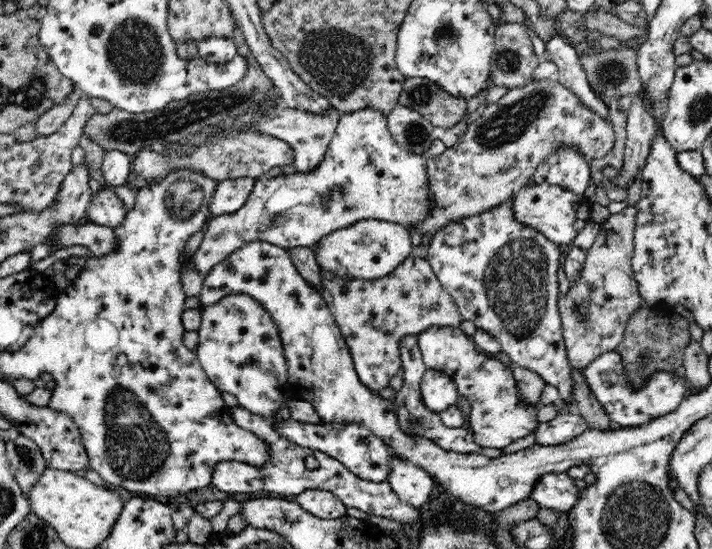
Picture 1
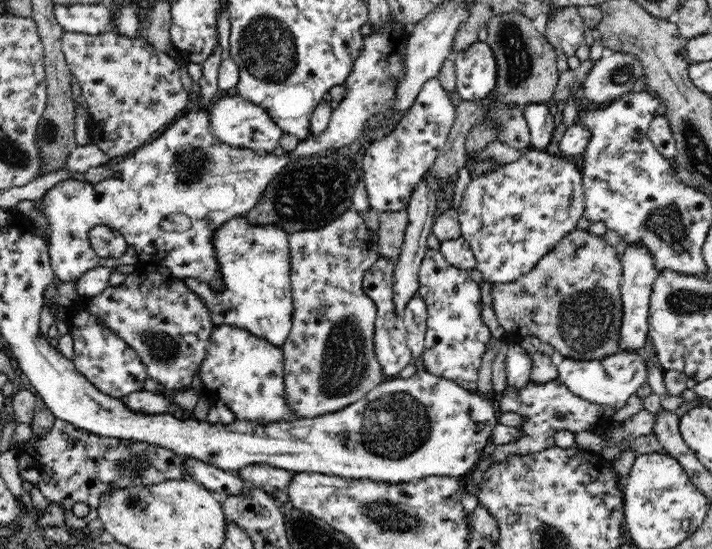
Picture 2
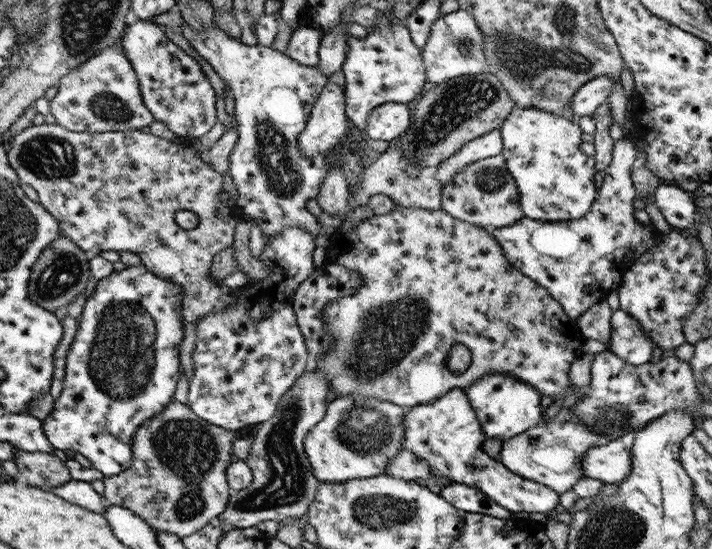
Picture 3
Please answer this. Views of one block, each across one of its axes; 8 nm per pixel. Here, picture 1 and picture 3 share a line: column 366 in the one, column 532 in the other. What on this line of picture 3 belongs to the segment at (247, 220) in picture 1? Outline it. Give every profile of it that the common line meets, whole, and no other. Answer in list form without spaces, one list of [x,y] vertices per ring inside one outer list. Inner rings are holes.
[[[513,107],[499,126],[501,155],[518,190],[522,216],[556,223],[580,219],[596,197],[594,159],[579,150],[581,130],[569,121],[537,109]]]

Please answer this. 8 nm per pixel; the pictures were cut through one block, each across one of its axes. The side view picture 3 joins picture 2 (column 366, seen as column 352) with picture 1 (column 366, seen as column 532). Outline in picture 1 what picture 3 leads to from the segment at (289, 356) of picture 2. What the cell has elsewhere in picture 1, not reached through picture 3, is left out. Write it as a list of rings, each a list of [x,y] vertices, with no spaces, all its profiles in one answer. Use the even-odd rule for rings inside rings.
[[[410,255],[400,266],[397,266],[385,277],[365,281],[362,279],[346,279],[334,276],[332,273],[321,271],[322,298],[327,302],[330,312],[336,319],[342,336],[348,345],[354,370],[362,385],[372,391],[386,388],[390,378],[400,370],[400,341],[406,334],[420,334],[430,326],[460,327],[463,321],[453,297],[446,293],[439,278],[435,275],[431,264],[424,257]]]

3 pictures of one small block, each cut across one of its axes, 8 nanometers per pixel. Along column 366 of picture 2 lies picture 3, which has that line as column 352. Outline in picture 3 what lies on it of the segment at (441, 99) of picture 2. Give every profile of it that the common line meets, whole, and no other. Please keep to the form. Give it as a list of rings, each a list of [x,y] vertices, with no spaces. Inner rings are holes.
[[[183,24],[178,30],[195,53],[207,61],[215,74],[225,81],[233,98],[237,144],[233,146],[233,150],[229,154],[228,175],[237,191],[237,198],[234,201],[236,210],[259,227],[261,234],[265,236],[264,240],[269,236],[280,234],[288,226],[299,227],[315,237],[320,232],[318,218],[313,216],[305,208],[305,205],[308,200],[316,198],[318,195],[320,186],[332,164],[336,164],[342,170],[344,182],[348,186],[348,194],[354,188],[354,184],[362,178],[364,171],[363,165],[353,150],[338,152],[336,149],[331,149],[327,150],[325,154],[317,154],[315,159],[308,159],[303,158],[303,154],[297,146],[298,134],[305,126],[314,100],[328,82],[327,78],[323,76],[323,72],[317,65],[299,64],[270,47],[243,46],[243,44],[239,44],[239,41],[227,37],[217,26],[197,33]]]

